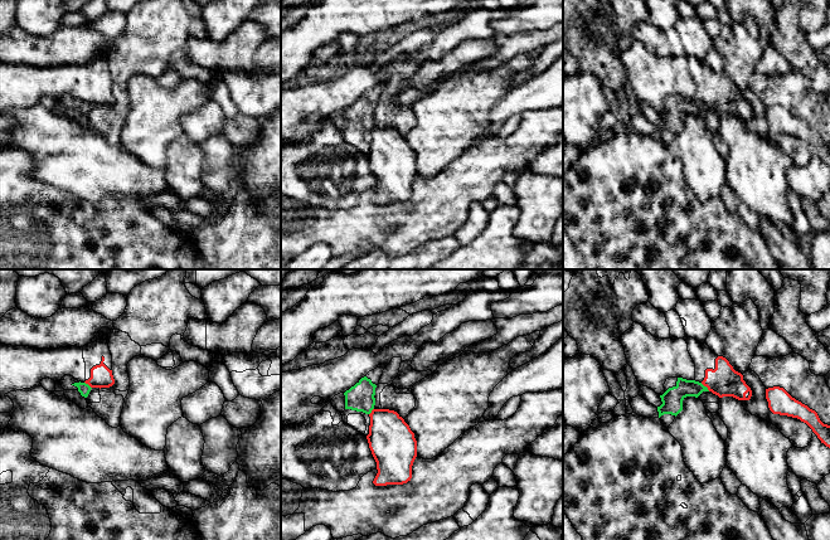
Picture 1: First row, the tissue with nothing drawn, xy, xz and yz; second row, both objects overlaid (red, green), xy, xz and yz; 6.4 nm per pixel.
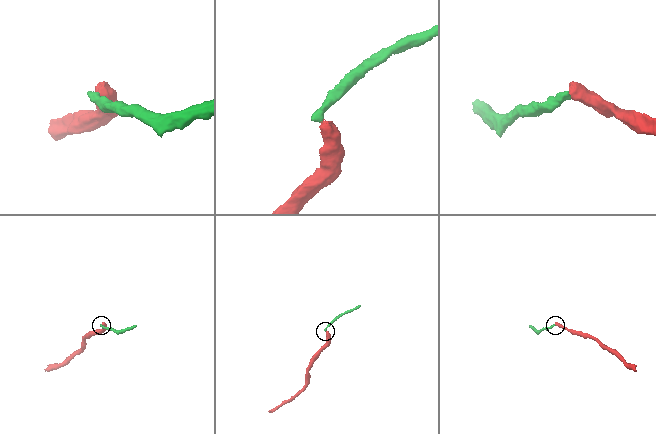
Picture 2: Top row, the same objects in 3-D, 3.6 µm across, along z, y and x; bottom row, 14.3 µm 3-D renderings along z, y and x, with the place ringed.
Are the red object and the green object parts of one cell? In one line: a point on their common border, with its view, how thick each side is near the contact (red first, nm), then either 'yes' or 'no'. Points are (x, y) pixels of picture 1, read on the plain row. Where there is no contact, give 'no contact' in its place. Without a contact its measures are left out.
yz (705, 103) | 190/130 nm | no

